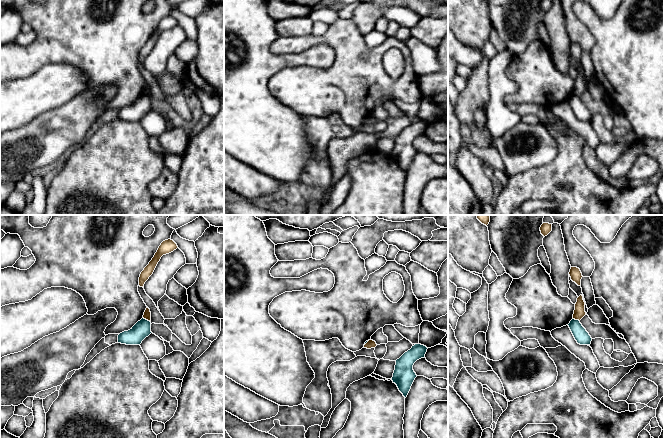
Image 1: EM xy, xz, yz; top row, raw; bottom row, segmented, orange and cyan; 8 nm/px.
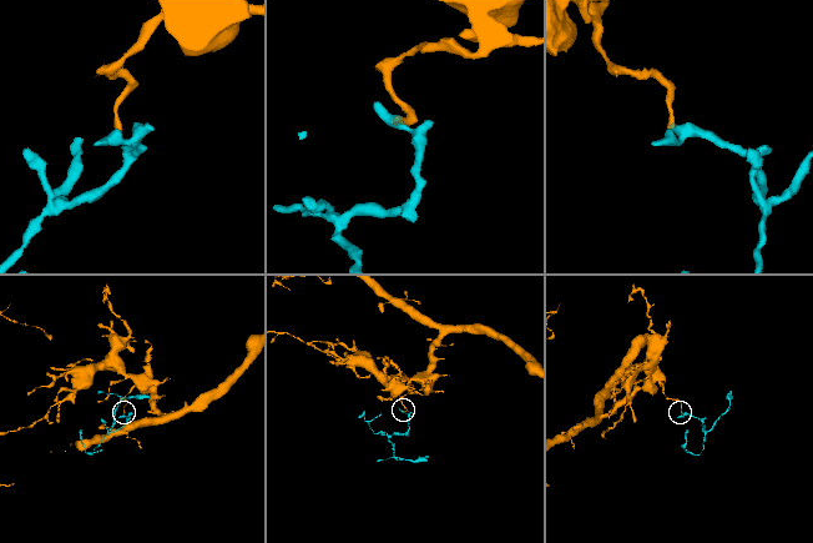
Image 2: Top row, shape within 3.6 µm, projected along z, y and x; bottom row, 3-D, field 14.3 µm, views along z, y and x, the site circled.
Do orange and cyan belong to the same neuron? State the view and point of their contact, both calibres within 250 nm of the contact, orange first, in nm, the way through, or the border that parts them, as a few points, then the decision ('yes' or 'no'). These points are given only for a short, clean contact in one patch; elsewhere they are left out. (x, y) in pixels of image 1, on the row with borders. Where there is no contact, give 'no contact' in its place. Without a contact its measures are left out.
meets orange in xy at (146, 319); 60 nm thick on the orange side, 140 nm on the other; border along xy (143, 317), (149, 321); no

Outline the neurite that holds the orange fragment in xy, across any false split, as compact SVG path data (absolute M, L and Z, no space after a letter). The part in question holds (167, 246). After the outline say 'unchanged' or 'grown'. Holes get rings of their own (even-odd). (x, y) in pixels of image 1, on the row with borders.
M165 240L159 246L157 252L155 253L152 260L149 264L144 268L139 277L139 286L144 287L145 282L149 279L149 277L153 274L158 262L160 261L163 255L169 254L178 248L177 244L171 240Z; unchanged

